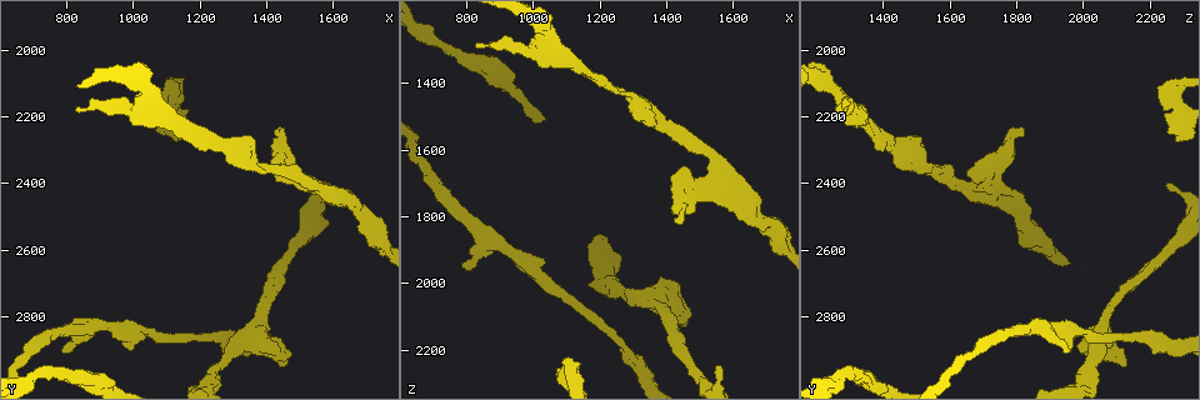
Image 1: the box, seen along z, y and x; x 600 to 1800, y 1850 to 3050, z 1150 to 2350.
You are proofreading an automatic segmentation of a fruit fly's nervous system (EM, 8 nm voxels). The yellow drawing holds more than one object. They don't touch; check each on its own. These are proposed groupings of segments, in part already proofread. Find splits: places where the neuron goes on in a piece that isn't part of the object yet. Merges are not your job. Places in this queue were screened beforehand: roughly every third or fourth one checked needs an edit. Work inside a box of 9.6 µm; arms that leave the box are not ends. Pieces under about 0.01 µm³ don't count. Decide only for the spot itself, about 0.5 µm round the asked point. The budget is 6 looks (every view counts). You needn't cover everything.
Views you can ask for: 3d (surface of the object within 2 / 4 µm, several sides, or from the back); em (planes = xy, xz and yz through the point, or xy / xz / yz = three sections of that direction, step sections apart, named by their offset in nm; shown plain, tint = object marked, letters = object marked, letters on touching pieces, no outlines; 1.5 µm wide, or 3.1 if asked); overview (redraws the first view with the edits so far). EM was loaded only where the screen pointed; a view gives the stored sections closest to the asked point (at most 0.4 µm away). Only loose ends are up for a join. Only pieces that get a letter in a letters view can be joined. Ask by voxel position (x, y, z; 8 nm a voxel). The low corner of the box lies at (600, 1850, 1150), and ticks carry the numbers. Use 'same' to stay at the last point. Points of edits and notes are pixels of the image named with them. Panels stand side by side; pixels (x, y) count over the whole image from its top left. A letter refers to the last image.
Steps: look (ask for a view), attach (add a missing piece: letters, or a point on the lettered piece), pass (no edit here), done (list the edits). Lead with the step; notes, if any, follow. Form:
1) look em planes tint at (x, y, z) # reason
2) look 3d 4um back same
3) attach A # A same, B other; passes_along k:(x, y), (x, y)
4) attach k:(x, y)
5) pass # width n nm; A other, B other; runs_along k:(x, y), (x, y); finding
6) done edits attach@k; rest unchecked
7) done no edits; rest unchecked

look em planes letters at (1090, 2220, 2250) # an open end

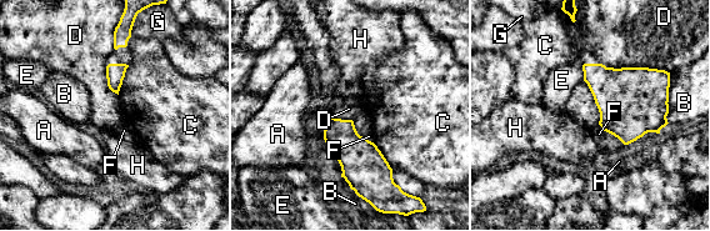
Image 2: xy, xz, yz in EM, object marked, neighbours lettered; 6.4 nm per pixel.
pass # A other, B other, C other, D other, E other, F other, G other, H other; border 2:(601, 63), (670, 73); none of them fits

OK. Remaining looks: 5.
look em xz step 8 letters at (1440, 2230, 1810) # an open end

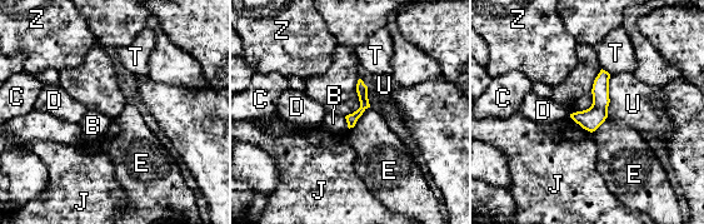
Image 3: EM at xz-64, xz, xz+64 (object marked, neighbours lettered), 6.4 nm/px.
look em planes letters same

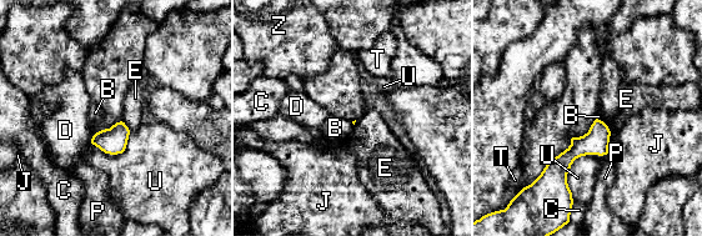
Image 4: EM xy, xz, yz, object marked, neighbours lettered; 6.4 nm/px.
pass # B other, C other, D other, E other, J other, P other, T other, U other, Z other; runs_along 4:(605, 129), (545, 175); no lettered piece goes on from it

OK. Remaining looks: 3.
look 3d 4um at (840, 2180, 1280) # an open end

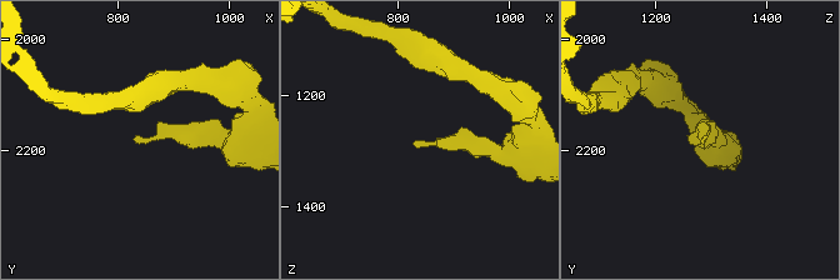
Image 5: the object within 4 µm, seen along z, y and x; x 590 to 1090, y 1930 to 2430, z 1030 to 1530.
look em xz step 8 tint at (830, 2180, 1280) # now the EM

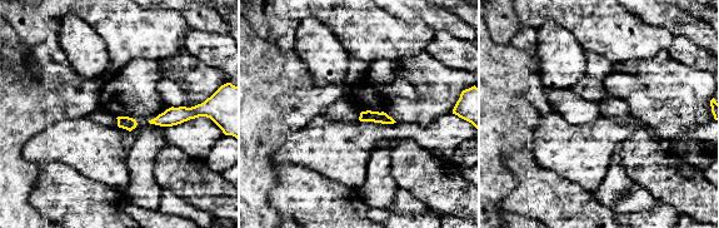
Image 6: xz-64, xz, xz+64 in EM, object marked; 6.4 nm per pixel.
look em xz step 8 letters same # what lies round it

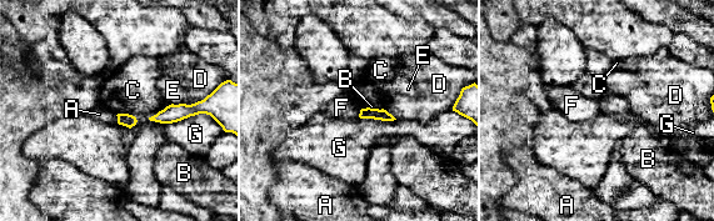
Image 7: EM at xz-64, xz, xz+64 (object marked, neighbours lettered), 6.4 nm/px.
pass # longest_contact G 280 nm; A other, B other, C other, D other, E other, F other, G other; border 7:(164, 109), (148, 119); no lettered piece goes on from it

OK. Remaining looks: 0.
done no edits; rest unchecked

